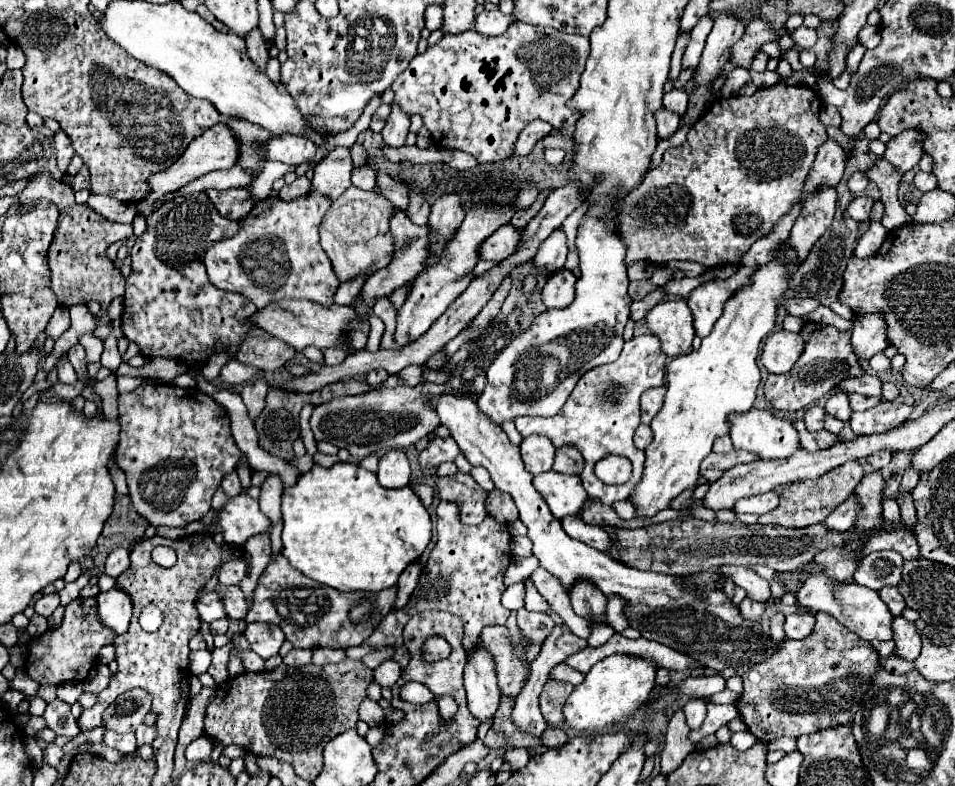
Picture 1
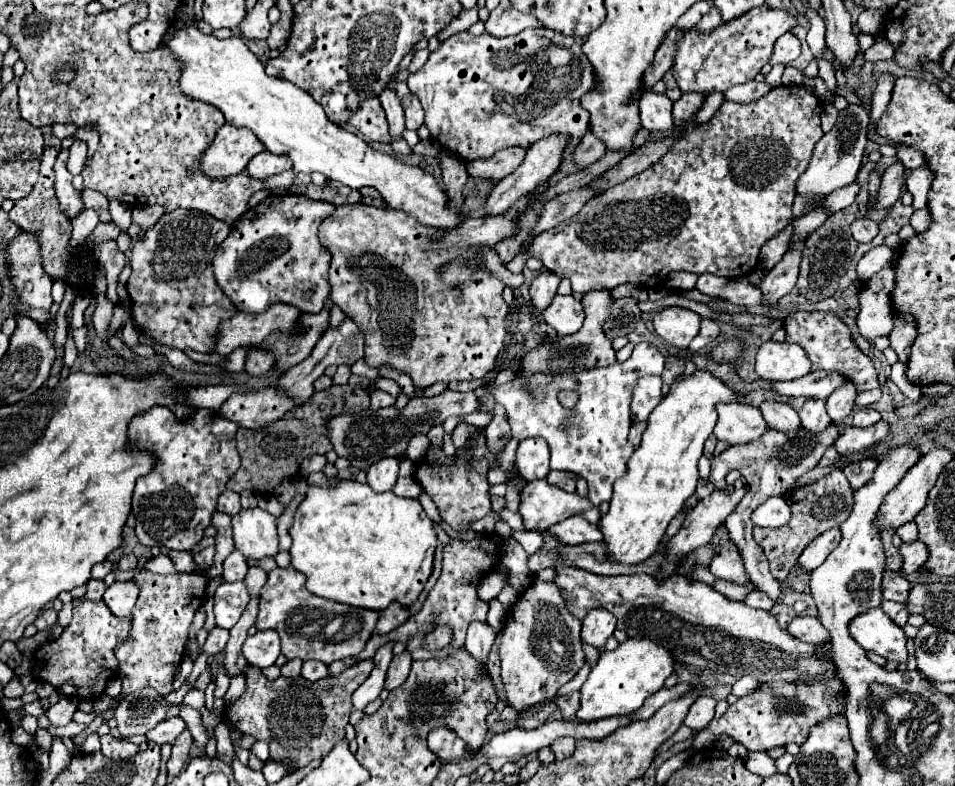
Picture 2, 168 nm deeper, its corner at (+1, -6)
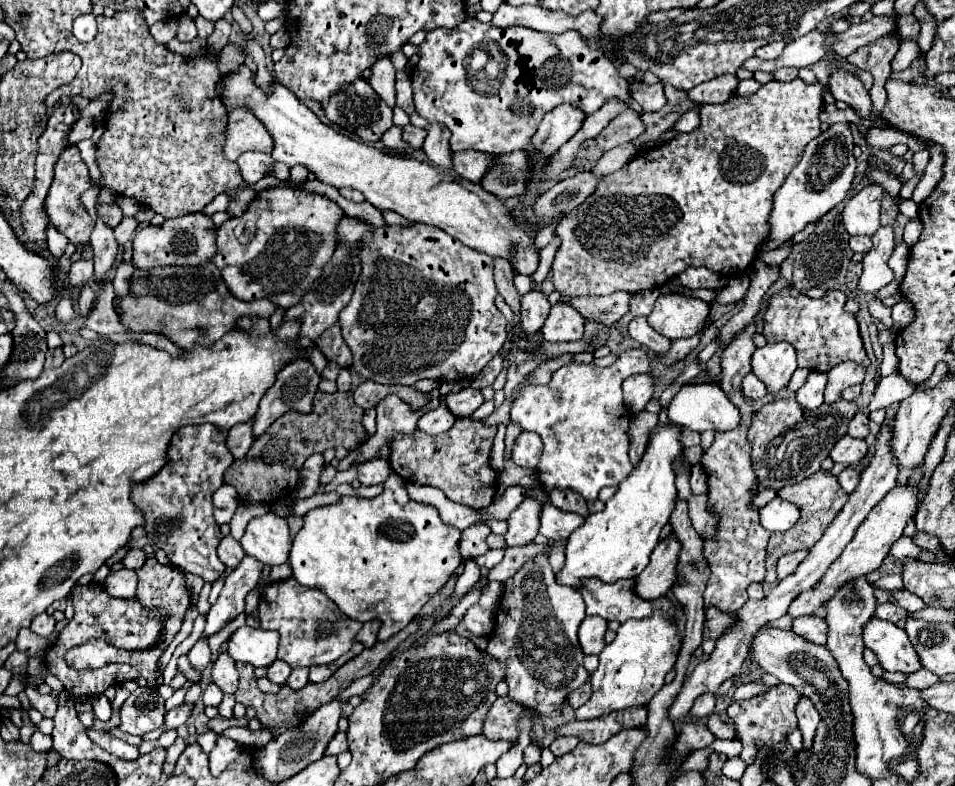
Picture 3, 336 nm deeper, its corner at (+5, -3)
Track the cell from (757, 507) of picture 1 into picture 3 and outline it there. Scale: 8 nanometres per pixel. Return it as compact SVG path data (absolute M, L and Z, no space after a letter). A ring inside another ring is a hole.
M778 496L770 500L764 508L760 508L760 524L770 532L784 532L796 524L800 518L800 512L794 504L780 500Z

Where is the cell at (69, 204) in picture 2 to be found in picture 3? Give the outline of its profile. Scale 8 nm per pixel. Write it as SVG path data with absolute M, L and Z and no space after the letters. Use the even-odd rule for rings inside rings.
M76 146L66 148L60 154L60 160L54 166L54 182L48 190L46 196L46 208L48 208L48 216L52 220L52 224L58 228L58 232L62 232L72 244L86 244L90 240L90 232L94 228L86 208L80 202L80 196L90 188L90 176L88 176L88 168L80 158L80 152Z

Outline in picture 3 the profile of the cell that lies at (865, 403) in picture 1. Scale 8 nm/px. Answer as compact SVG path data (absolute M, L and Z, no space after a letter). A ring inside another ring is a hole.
M858 412L848 424L848 434L852 434L854 438L866 438L868 436L868 416Z

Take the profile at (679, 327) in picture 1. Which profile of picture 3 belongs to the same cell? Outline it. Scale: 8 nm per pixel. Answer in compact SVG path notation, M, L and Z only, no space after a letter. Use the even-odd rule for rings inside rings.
M666 294L656 300L654 310L648 316L648 324L670 340L690 338L704 328L708 314L710 308L702 300L680 294Z

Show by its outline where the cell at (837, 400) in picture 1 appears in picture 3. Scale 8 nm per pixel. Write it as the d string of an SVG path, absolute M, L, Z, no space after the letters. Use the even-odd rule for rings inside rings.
M844 362L838 364L836 368L832 368L828 372L828 384L826 384L826 392L824 392L824 402L826 404L834 404L836 400L842 398L842 390L846 390L852 384L862 384L866 370L860 368L858 364L852 362Z

